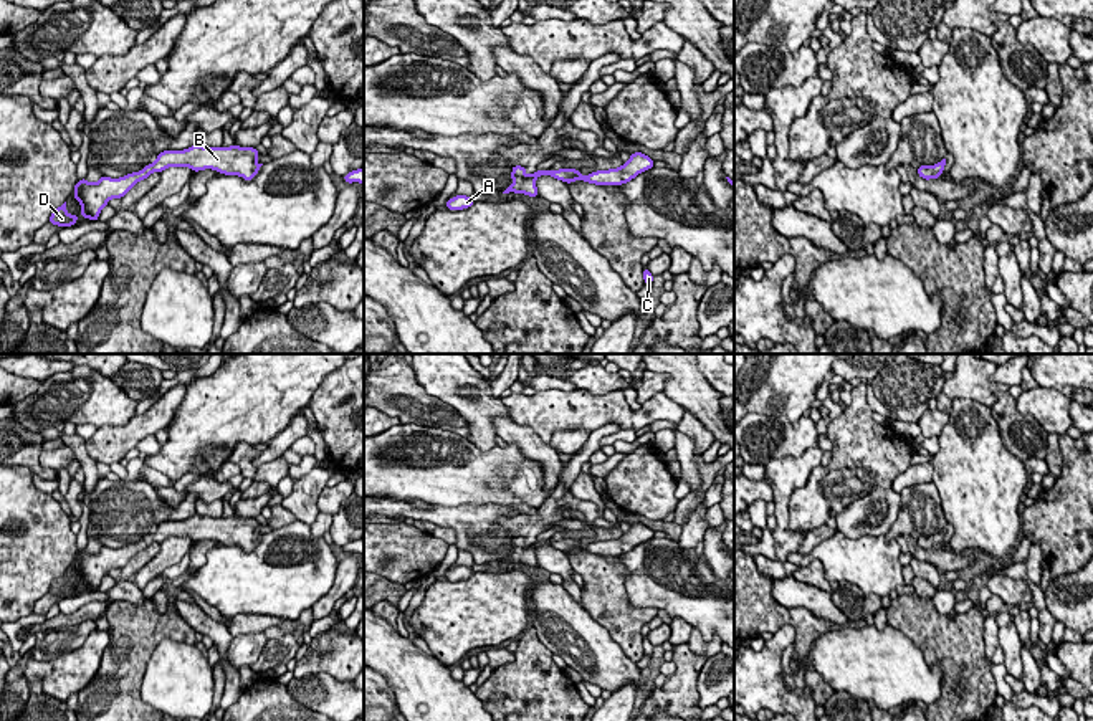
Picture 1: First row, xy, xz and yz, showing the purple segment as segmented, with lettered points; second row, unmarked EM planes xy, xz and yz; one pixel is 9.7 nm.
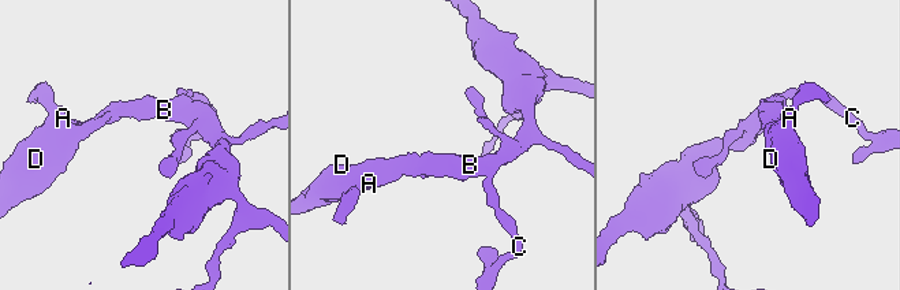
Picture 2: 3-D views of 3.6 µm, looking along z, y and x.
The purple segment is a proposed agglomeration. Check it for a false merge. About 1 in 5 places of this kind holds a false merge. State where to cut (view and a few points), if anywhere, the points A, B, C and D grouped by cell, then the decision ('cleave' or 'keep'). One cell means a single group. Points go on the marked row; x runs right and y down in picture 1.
cut none; groups A B C D; keep

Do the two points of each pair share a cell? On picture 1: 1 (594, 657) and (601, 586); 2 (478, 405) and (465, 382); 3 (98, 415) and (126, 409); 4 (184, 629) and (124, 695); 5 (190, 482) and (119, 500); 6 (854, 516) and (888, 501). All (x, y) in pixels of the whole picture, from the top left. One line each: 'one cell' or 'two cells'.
1: two cells
2: one cell
3: one cell
4: one cell
5: two cells
6: one cell

